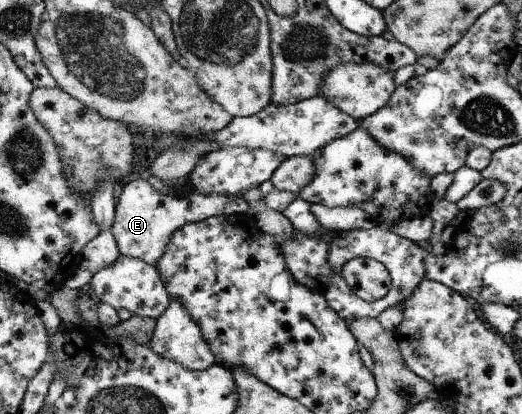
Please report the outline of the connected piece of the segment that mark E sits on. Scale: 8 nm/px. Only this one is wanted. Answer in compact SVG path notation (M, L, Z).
M132 179L123 184L115 205L115 218L110 228L122 255L142 259L156 265L166 253L170 238L185 225L201 222L215 215L247 214L249 205L240 196L204 195L197 191L186 198L176 194L159 194L143 179Z

